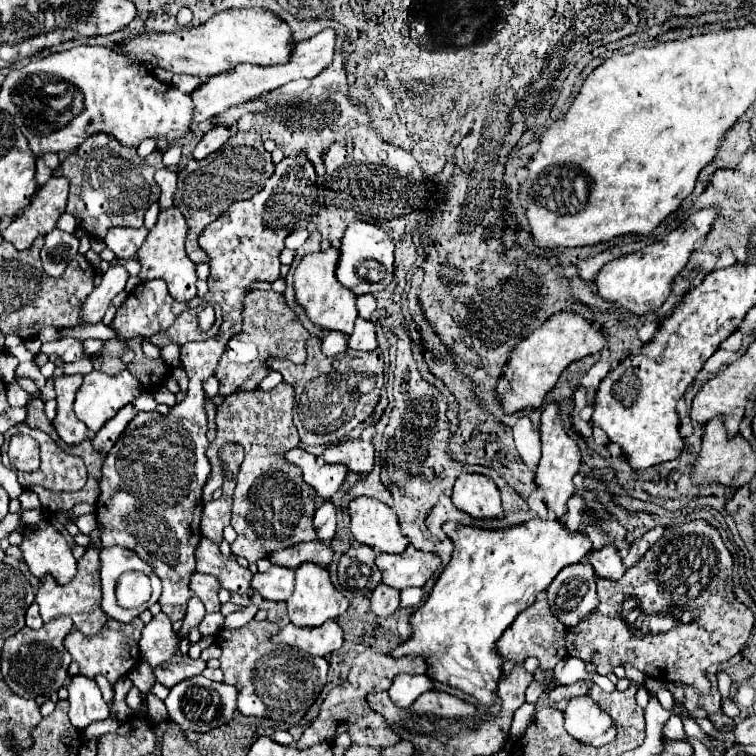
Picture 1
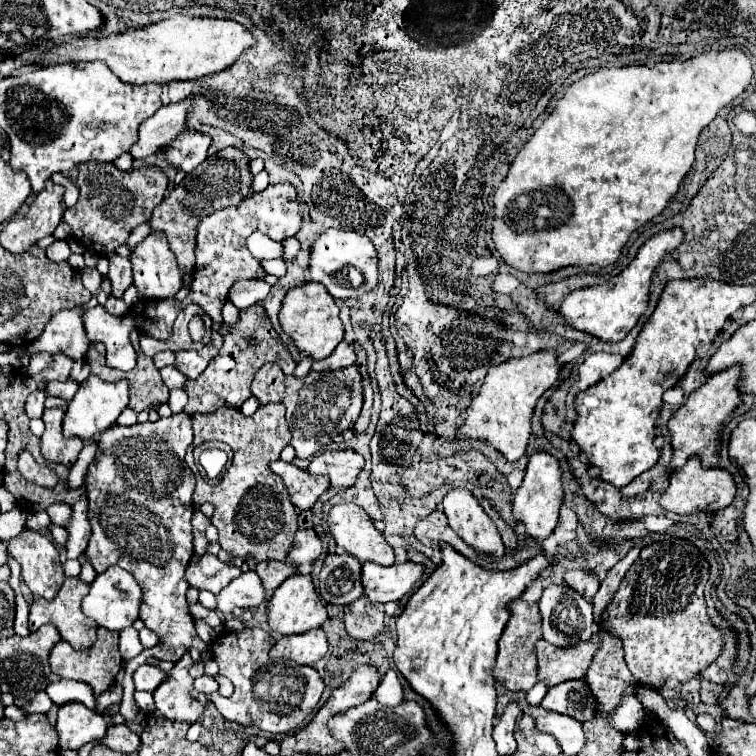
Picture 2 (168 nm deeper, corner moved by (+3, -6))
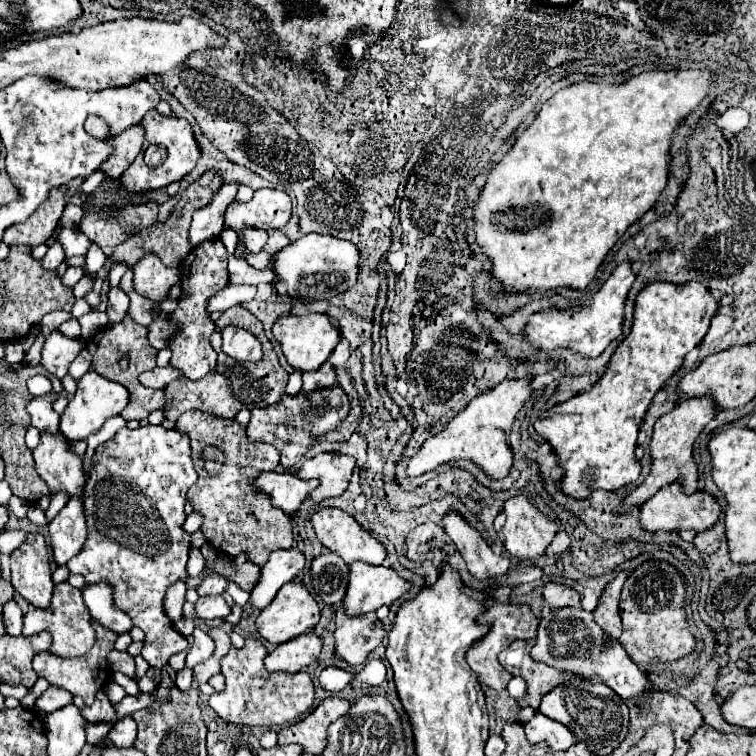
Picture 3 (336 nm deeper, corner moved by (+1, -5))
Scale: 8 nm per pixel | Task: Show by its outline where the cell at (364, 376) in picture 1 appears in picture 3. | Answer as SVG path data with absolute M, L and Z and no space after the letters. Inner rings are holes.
M341 387L333 389L319 389L311 395L299 393L297 397L283 395L283 399L277 405L271 405L267 409L253 409L251 421L247 425L247 437L255 443L269 443L273 445L281 455L281 467L289 469L293 467L303 453L327 431L333 431L349 413L349 401Z

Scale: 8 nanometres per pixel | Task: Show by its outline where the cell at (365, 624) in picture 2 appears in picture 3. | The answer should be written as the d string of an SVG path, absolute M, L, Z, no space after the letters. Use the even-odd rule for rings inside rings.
M341 609L335 613L335 657L351 667L363 665L367 655L381 643L385 631L375 613L347 617Z

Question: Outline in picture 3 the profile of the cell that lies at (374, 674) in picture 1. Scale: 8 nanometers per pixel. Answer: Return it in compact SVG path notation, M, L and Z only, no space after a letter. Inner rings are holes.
M325 699L319 703L319 707L309 713L303 721L289 725L289 727L281 727L277 733L277 745L289 745L289 743L297 743L303 747L305 753L313 753L319 755L325 745L327 745L327 727L331 721L335 721L337 717L345 715L349 711L351 703L347 699Z

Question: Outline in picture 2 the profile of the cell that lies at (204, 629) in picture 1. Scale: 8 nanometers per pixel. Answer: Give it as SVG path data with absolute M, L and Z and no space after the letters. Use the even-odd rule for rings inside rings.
M187 650L187 654L183 654L183 658L169 672L167 680L153 692L153 698L165 718L195 724L205 716L209 696L193 688L193 678L189 674L191 664L191 650Z

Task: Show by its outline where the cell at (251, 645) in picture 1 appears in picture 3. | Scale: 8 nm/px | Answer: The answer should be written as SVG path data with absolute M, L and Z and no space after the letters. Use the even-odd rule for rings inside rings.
M247 637L243 649L231 647L221 659L221 673L225 675L225 689L209 697L209 707L227 723L241 725L291 725L301 721L313 707L313 681L307 671L301 673L267 673L263 659L267 651L259 639Z

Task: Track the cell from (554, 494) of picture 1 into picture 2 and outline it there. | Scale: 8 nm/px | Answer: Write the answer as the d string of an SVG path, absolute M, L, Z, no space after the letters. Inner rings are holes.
M545 450L535 452L529 458L529 464L527 464L527 470L525 470L525 480L513 496L513 514L519 522L525 522L527 536L531 540L547 538L553 532L553 528L557 526L559 508L563 504L563 488L561 486L563 486L563 482L561 482L561 462Z

